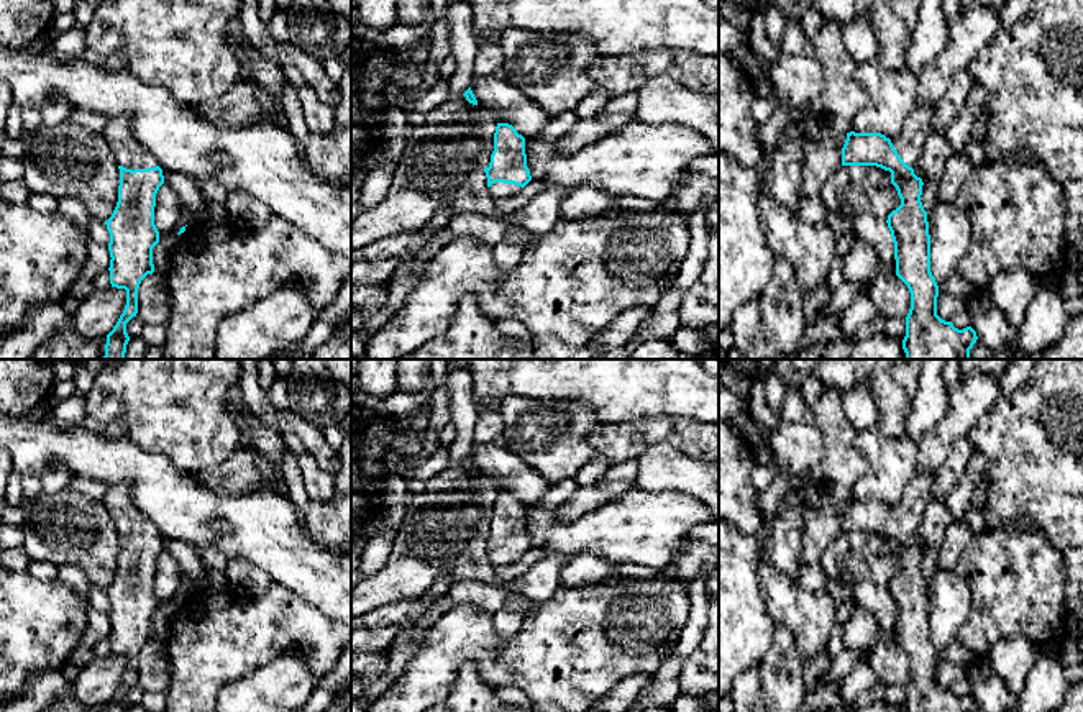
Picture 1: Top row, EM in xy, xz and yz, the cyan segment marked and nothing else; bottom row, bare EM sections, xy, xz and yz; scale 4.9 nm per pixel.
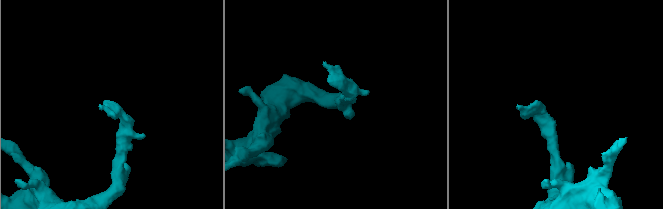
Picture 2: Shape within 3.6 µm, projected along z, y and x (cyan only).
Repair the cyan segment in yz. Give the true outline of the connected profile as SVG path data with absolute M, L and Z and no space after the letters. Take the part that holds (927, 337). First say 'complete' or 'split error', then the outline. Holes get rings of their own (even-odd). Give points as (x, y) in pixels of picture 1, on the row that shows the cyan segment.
split error; M970 7L947 23L942 52L919 75L917 107L894 139L881 133L847 133L842 166L876 166L891 172L901 205L888 215L896 276L911 292L902 349L906 359L970 359L978 336L937 315L939 285L930 272L930 235L922 207L919 162L934 133L930 120L953 77L968 69L1001 30L1001 7Z

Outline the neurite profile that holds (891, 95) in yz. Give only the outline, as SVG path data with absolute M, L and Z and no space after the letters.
M871 59L858 62L857 80L866 94L866 103L857 113L852 131L898 138L917 107L919 77L909 69L888 71Z

